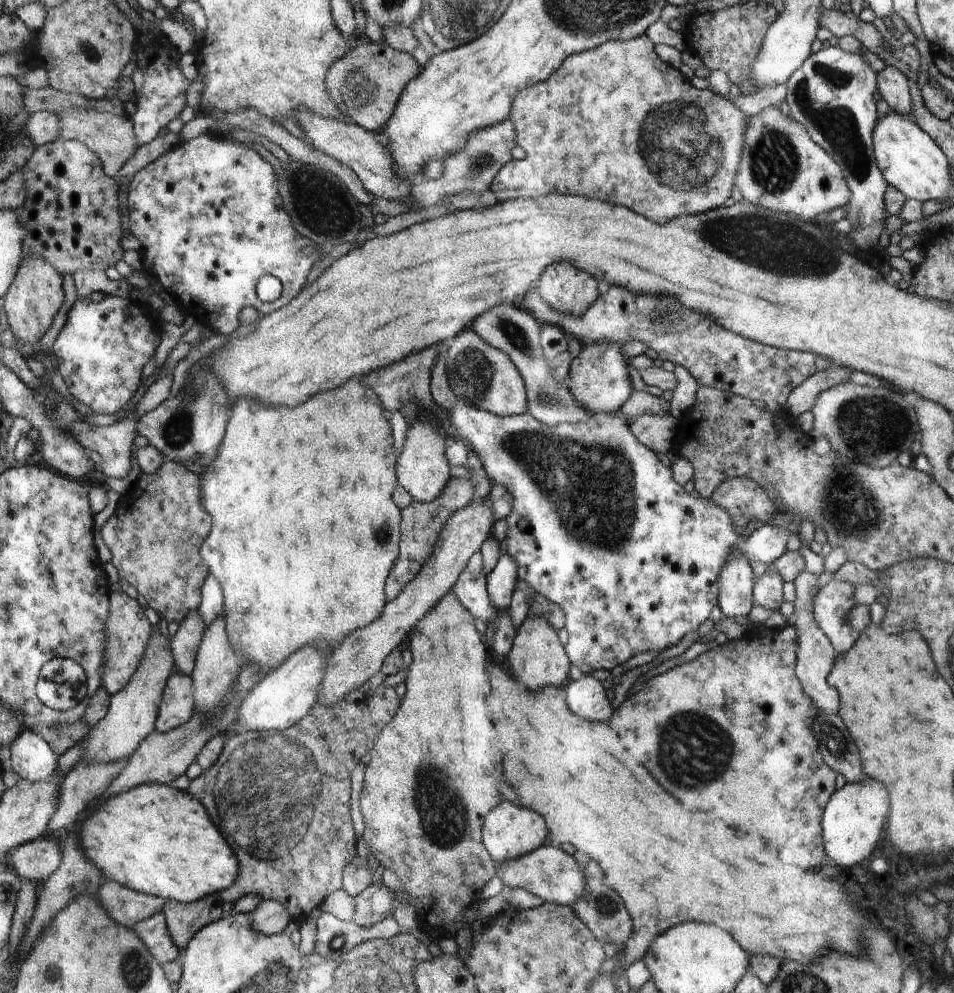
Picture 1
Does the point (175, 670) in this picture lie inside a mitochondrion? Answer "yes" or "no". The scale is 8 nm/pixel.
no

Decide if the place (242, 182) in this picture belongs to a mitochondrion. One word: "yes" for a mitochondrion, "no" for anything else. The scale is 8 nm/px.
no

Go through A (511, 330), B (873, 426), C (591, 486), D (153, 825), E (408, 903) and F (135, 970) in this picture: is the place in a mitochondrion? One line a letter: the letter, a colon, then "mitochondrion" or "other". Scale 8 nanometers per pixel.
A: mitochondrion
B: mitochondrion
C: mitochondrion
D: other
E: other
F: mitochondrion

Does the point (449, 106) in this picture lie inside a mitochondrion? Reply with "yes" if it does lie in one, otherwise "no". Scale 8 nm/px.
no

